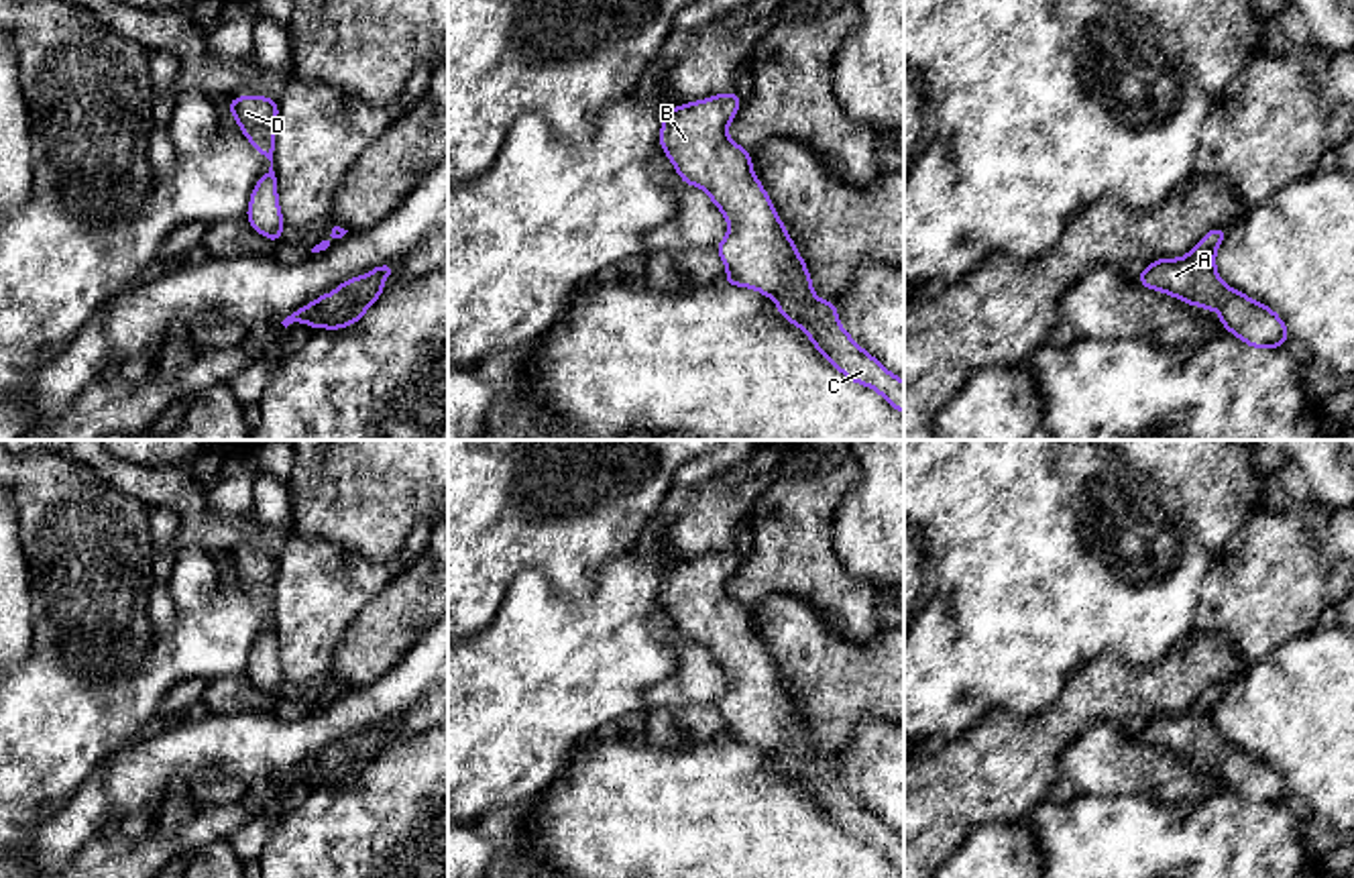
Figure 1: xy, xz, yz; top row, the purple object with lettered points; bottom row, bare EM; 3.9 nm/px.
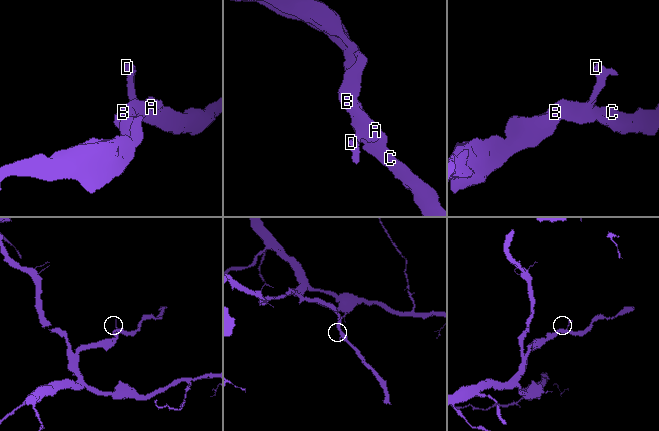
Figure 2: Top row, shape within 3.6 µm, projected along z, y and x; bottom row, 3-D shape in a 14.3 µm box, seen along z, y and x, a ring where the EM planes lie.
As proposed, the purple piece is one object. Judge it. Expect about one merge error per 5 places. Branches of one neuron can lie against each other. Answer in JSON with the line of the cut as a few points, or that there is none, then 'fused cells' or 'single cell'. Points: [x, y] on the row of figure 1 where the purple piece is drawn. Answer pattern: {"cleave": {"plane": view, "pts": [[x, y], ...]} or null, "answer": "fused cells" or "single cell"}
{"cleave": null, "answer": "single cell"}

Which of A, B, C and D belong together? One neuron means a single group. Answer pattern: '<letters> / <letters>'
A B C D

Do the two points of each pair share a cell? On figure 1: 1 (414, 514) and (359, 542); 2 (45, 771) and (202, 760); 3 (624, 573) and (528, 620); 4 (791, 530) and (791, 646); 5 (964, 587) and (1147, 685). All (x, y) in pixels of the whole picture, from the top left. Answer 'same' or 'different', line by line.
1: same
2: different
3: same
4: different
5: different

